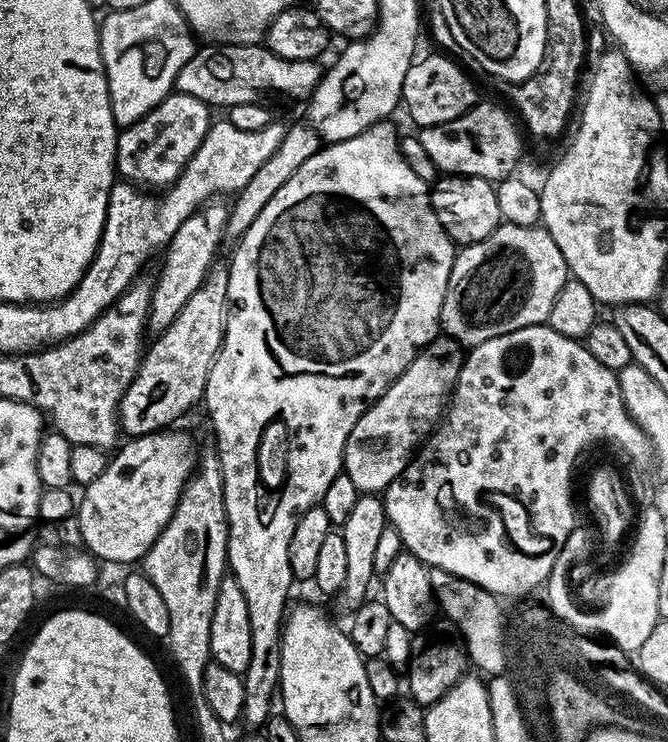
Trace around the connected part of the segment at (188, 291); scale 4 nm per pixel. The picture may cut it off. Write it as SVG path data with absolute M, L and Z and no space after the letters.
M213 198L194 214L190 214L190 218L186 218L186 222L182 222L182 226L174 230L174 238L170 238L167 248L163 249L164 265L161 266L160 273L154 276L152 285L152 301L148 311L149 333L159 334L167 330L217 263L216 251L219 250L220 243L226 240L230 211L229 205L220 200L223 199Z

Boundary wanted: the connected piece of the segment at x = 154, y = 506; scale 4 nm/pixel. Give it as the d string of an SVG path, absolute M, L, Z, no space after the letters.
M163 430L148 433L145 436L137 436L129 439L124 449L121 447L108 461L106 470L96 481L90 482L83 489L84 497L81 495L78 500L78 519L83 547L97 561L109 560L112 564L132 564L143 561L144 555L158 542L158 534L170 522L174 510L178 506L180 496L188 484L198 460L192 457L192 448L188 440L180 432L174 430Z

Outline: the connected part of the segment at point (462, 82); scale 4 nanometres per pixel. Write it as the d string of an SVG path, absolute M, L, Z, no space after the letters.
M444 56L417 59L406 70L406 82L402 82L402 104L405 109L408 107L408 116L417 129L450 122L468 111L477 100L476 88L468 81L467 74Z

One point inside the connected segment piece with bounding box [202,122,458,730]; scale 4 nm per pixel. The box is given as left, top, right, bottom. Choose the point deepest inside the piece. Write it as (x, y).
(334, 289)

